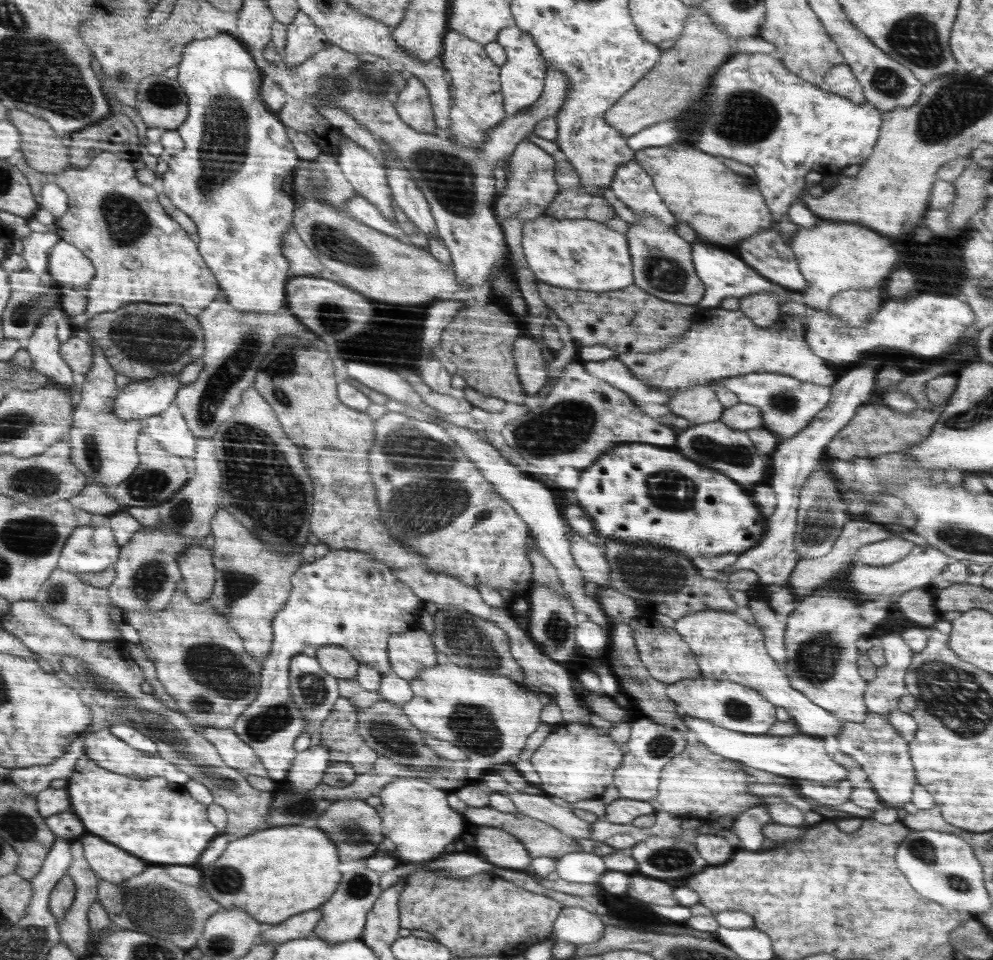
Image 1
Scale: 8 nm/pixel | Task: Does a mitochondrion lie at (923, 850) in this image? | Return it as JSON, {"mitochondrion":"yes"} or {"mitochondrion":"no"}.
{"mitochondrion":"yes"}

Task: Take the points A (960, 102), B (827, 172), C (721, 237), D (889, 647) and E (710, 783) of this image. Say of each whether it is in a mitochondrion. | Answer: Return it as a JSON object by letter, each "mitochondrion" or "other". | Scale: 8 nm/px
{"A":"mitochondrion","B":"other","C":"other","D":"other","E":"other"}

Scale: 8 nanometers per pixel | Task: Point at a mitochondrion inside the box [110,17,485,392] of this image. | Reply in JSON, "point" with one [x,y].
{"point":[226,127]}

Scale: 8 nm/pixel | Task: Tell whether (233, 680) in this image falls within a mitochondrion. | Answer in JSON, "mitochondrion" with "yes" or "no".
{"mitochondrion":"yes"}

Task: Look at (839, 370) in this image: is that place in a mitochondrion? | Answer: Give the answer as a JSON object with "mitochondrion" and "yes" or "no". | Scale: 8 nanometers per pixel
{"mitochondrion":"no"}

